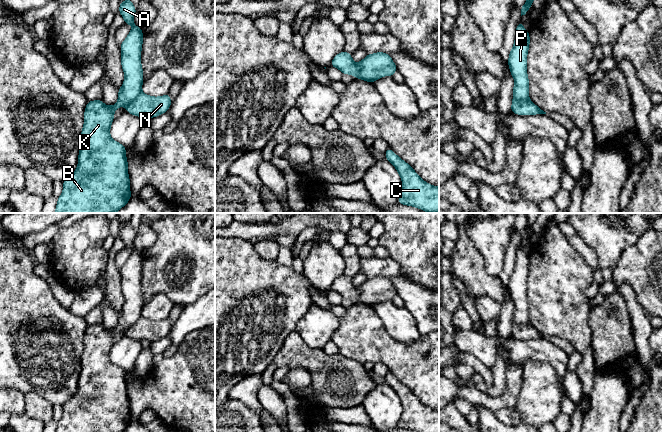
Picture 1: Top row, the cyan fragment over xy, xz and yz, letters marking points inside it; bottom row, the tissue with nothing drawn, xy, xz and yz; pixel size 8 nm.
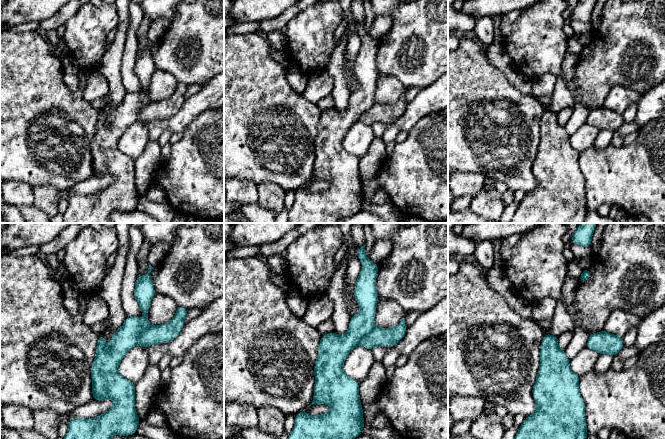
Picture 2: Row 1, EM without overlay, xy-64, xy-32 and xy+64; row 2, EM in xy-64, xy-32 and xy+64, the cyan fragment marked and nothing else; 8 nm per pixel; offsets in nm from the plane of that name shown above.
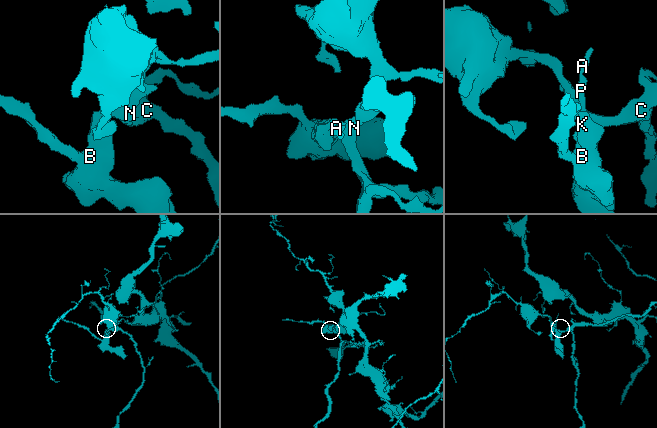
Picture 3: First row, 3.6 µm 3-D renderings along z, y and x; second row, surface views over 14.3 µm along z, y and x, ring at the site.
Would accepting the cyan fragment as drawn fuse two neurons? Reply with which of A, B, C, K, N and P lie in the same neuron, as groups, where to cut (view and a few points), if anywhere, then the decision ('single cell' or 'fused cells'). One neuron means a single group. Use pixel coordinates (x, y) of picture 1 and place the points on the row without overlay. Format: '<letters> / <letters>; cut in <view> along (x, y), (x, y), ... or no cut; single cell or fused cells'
A B K P / C N; cut in xy along (141, 316), (126, 329); fused cells

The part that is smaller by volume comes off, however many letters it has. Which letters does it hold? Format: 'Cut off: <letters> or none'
Cut off: A, B, K, P

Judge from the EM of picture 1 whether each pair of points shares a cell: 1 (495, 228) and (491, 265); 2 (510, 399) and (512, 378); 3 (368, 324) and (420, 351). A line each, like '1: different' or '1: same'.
1: same
2: same
3: same

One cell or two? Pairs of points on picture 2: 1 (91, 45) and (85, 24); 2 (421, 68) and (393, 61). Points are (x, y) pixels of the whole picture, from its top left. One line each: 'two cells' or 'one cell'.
1: one cell
2: one cell

